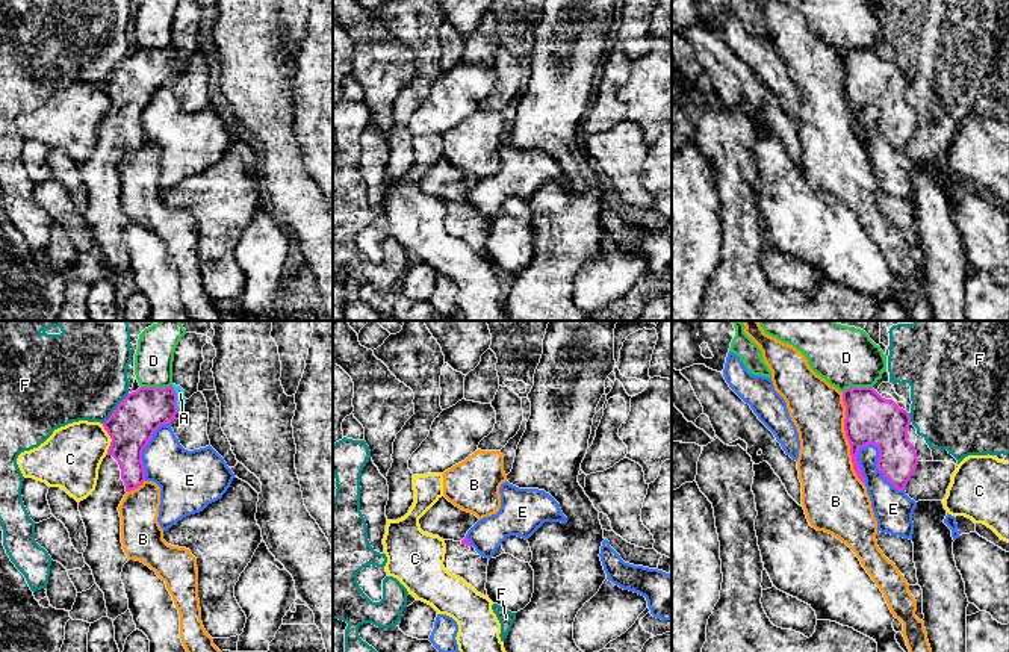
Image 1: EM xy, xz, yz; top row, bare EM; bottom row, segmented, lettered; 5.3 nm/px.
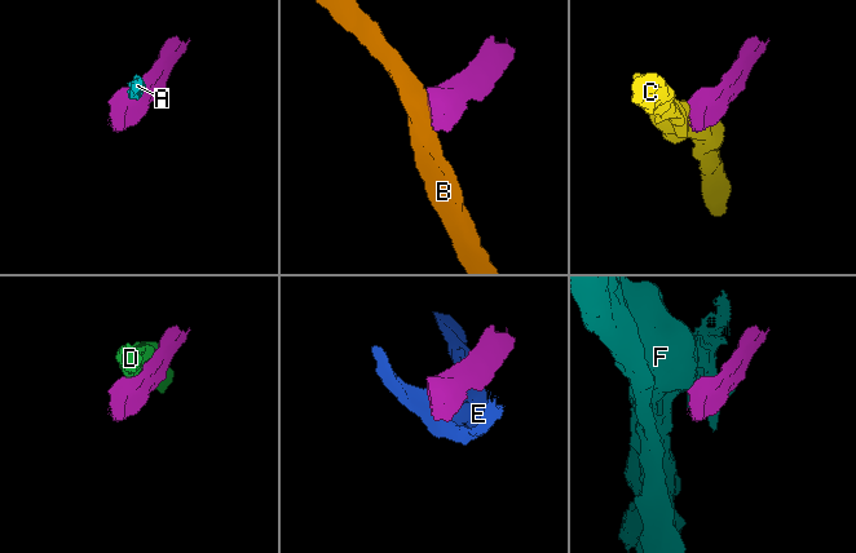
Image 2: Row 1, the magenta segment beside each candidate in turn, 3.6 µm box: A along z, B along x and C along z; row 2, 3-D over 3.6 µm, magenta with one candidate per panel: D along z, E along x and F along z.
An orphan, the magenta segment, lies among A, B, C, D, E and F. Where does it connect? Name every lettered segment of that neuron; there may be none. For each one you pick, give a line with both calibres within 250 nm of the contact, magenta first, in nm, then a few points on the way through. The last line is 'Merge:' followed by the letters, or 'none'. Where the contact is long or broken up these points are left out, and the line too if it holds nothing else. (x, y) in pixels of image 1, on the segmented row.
Merge: none

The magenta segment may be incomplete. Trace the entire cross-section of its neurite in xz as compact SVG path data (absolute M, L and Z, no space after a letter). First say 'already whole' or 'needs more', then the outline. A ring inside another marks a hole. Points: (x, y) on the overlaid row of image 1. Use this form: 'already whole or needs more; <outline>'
needs more; M442 496L419 519L419 525L424 532L439 536L443 540L454 540L472 546L466 539L466 534L478 520L480 519L475 514L463 511Z

